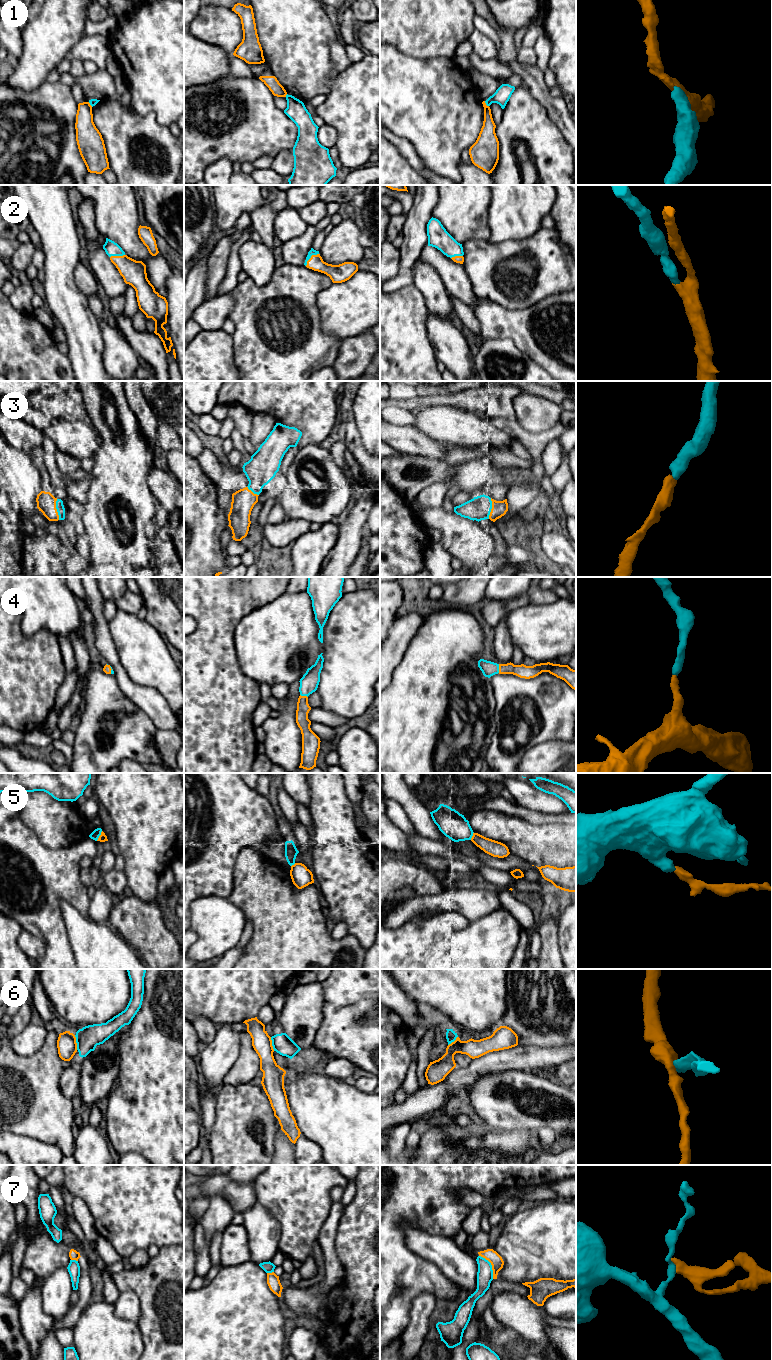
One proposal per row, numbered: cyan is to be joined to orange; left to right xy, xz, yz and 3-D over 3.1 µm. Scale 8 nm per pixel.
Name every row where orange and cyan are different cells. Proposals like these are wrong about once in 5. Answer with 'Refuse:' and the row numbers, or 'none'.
Refuse: 1, 5, 6, 7

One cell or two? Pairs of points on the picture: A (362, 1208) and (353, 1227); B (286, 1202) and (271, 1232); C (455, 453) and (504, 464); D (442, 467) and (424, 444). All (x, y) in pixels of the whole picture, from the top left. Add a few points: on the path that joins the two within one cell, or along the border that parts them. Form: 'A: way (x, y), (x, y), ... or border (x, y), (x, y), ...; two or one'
A: way (362, 1213), (362, 1218), (358, 1222); one
B: border (261, 1203), (279, 1225), (279, 1244); two
C: way (467, 454), (486, 454), (492, 456); one
D: border (413, 454), (444, 459); two

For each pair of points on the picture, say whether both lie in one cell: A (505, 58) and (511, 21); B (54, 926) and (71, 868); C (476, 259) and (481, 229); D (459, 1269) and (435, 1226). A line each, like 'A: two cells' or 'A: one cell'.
A: two cells
B: one cell
C: two cells
D: two cells

